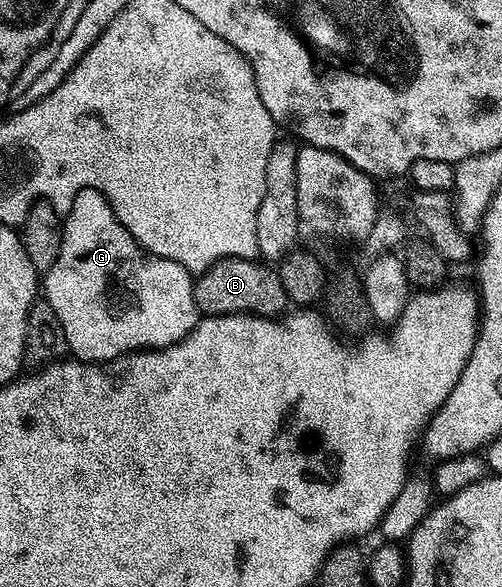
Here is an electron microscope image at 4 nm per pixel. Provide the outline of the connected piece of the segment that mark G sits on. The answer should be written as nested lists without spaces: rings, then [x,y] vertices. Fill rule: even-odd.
[[[82,189],[74,197],[67,215],[62,219],[62,249],[58,261],[42,279],[42,295],[50,309],[62,321],[68,350],[82,363],[103,365],[129,351],[168,347],[186,338],[195,329],[198,312],[194,301],[193,272],[178,261],[150,257],[139,247],[130,233],[118,221],[114,209],[98,189]]]

